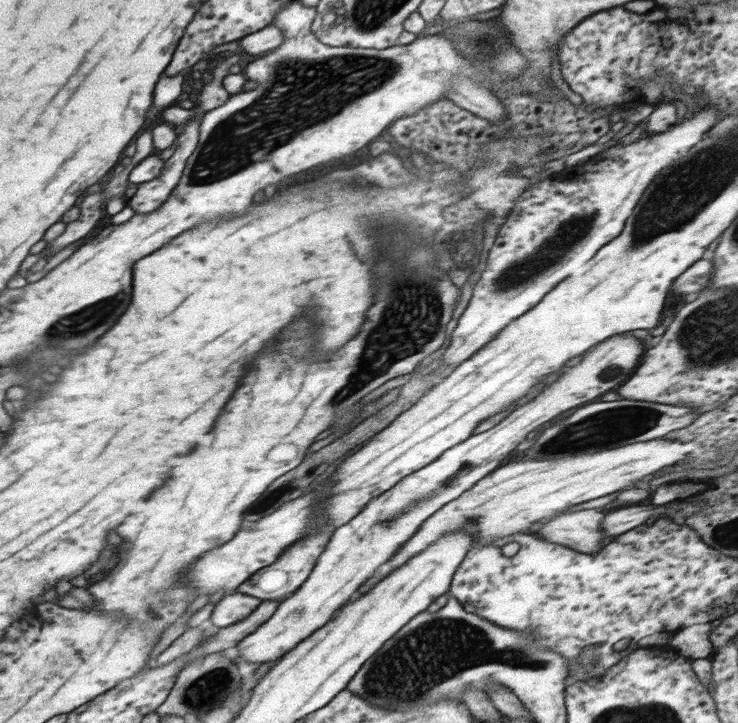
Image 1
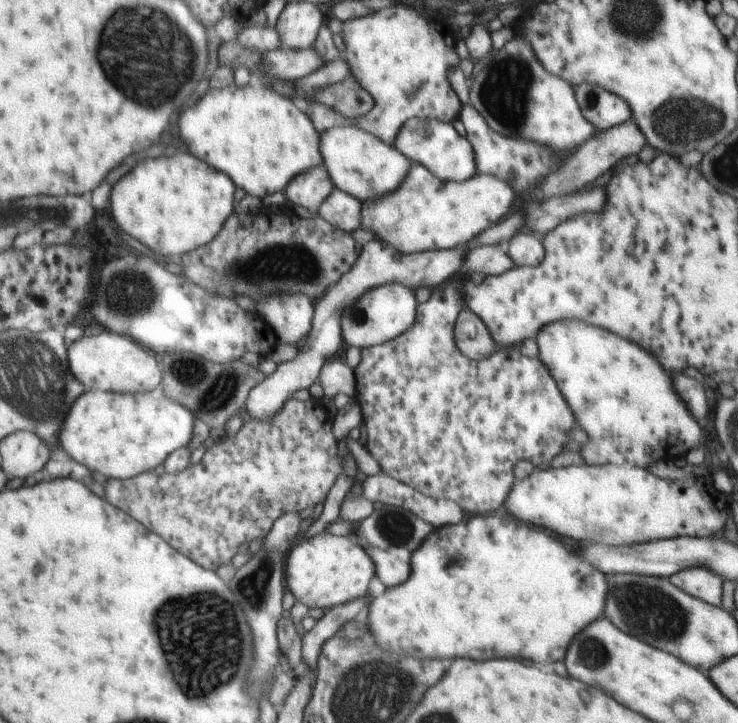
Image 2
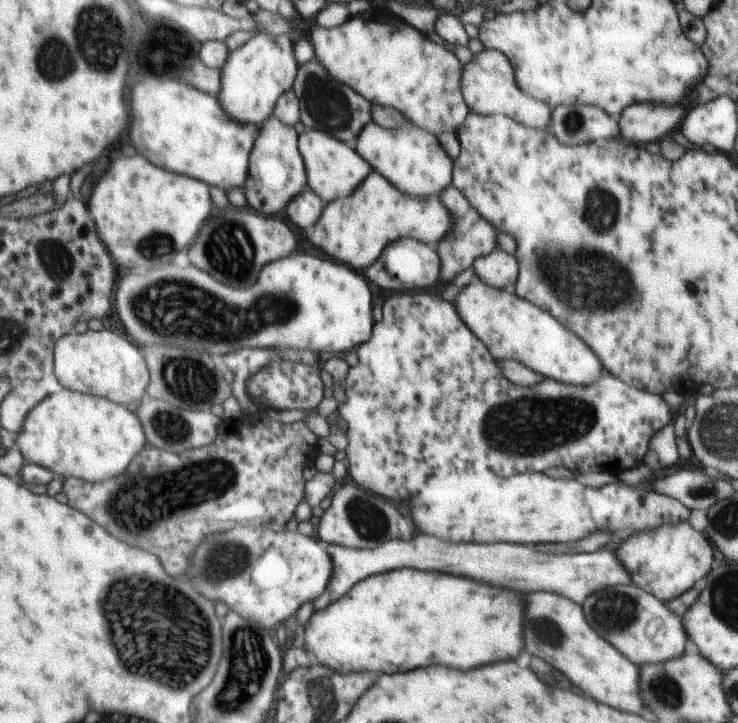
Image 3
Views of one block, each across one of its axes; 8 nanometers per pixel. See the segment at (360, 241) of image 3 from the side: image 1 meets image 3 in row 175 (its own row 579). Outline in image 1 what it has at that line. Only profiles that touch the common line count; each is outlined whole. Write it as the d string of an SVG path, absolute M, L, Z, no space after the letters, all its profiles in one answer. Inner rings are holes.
M656 438L647 442L636 442L620 446L616 450L600 449L593 453L579 452L572 456L556 458L556 460L518 460L499 466L490 474L480 479L471 489L463 492L456 500L448 502L440 510L420 525L408 542L400 546L400 550L380 566L379 570L352 594L349 601L356 600L361 594L368 593L378 581L390 575L412 556L432 545L440 536L452 531L460 531L466 523L472 523L470 531L474 533L473 545L484 545L488 541L500 540L514 533L529 532L530 524L548 518L568 506L578 502L594 500L600 496L608 496L618 492L648 474L664 470L676 462L680 462L686 454L688 444L680 440Z

